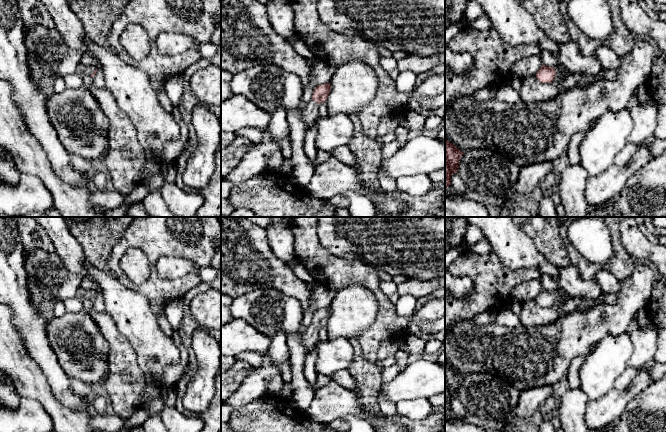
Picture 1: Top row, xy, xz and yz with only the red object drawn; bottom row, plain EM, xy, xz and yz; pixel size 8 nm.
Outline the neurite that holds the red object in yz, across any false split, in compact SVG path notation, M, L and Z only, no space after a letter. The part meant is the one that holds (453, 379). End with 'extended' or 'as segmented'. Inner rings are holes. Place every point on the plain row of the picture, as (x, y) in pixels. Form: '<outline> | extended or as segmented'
M445 363L445 413L451 409L451 400L458 397L459 385L464 376Z | as segmented

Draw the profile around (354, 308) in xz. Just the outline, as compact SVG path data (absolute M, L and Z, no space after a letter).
M351 284L336 291L326 324L328 339L358 339L375 321L378 302L366 287Z

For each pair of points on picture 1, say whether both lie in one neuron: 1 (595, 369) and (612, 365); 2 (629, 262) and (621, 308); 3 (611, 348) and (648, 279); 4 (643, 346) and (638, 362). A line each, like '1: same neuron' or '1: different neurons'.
1: same neuron
2: different neurons
3: different neurons
4: same neuron

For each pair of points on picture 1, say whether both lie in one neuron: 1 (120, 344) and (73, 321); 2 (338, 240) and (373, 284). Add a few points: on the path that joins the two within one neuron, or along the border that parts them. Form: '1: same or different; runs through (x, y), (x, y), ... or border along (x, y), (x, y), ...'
1: different; border along (89, 315), (108, 345), (108, 358)
2: different; border along (330, 252), (343, 258), (357, 258), (375, 267)

